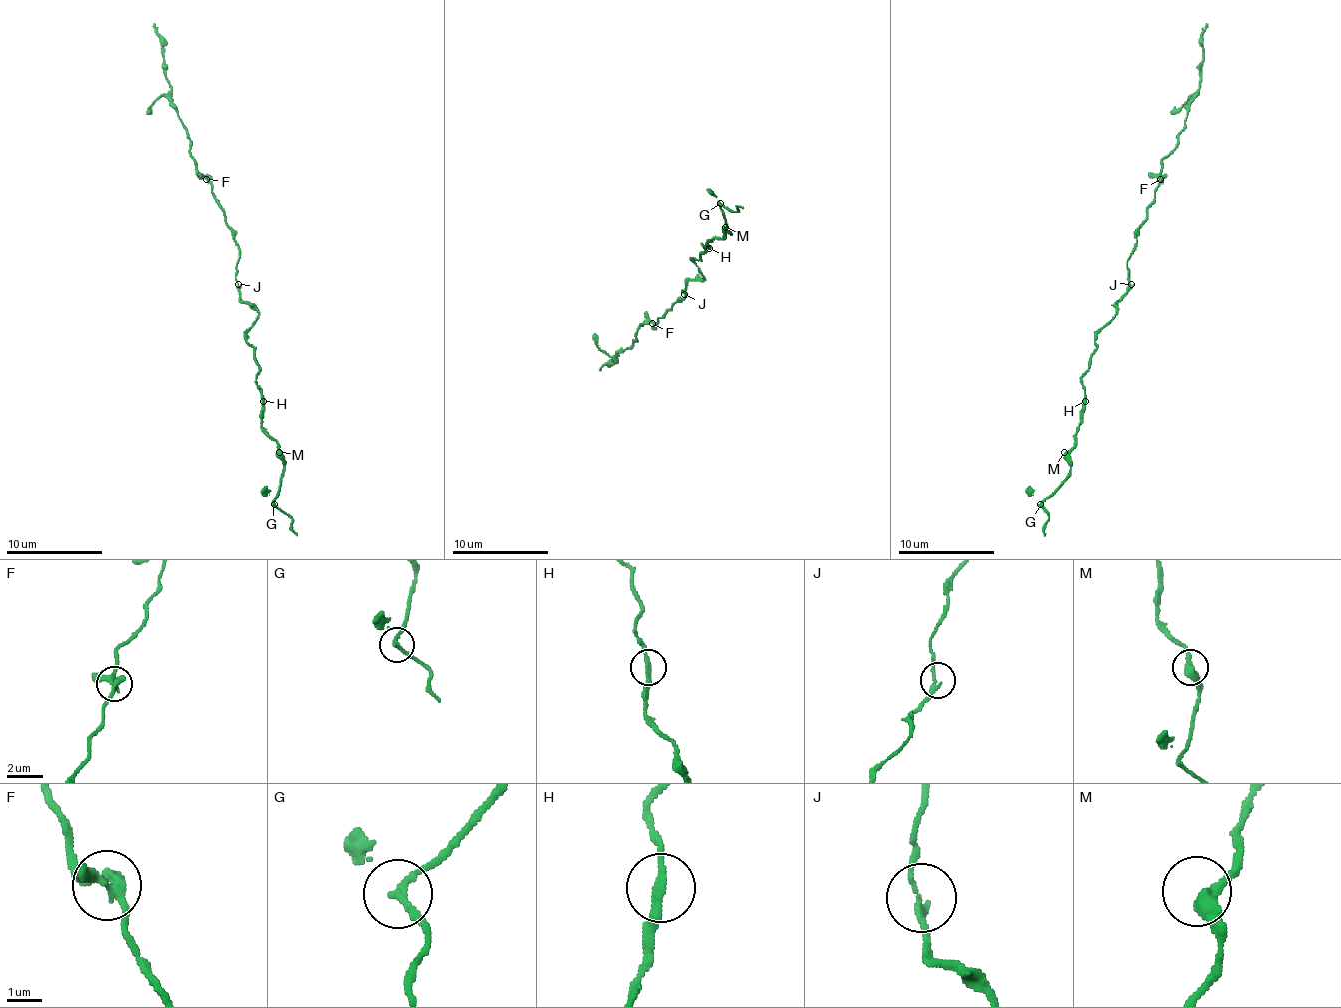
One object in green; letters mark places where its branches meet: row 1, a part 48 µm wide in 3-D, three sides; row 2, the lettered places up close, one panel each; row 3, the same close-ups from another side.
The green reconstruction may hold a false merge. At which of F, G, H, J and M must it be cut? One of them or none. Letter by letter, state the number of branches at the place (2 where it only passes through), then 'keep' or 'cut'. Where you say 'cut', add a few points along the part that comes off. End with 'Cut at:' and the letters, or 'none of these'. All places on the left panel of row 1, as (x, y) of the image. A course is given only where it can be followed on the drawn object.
F: 3 branches meet; keep
G: 3 branches meet; keep
H: 2 branches meet; keep
J: 2 branches meet; keep
M: 2 branches meet; keep
Cut at: none of these

